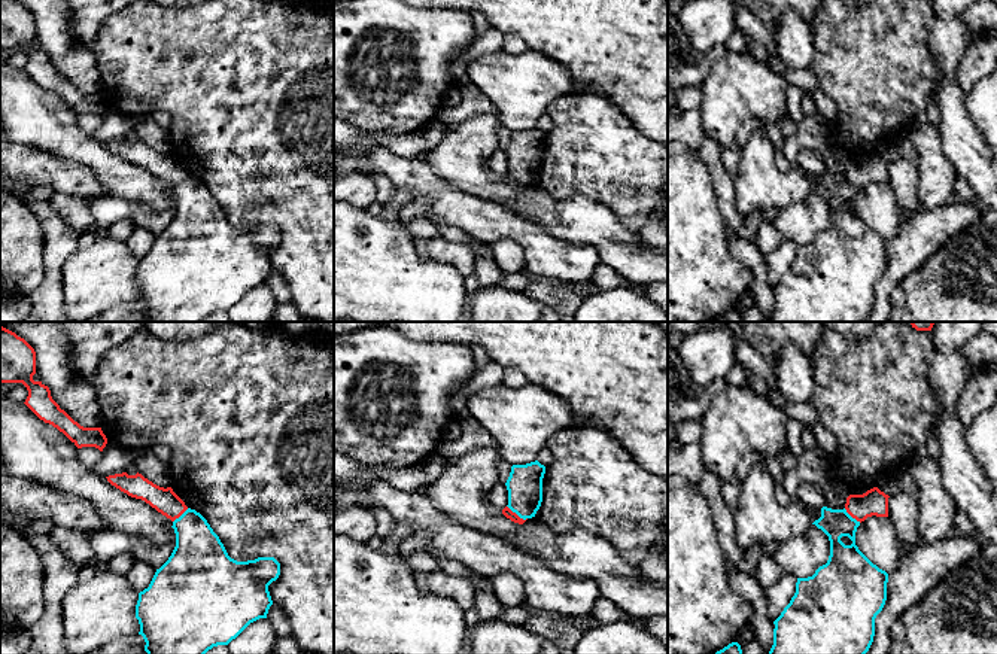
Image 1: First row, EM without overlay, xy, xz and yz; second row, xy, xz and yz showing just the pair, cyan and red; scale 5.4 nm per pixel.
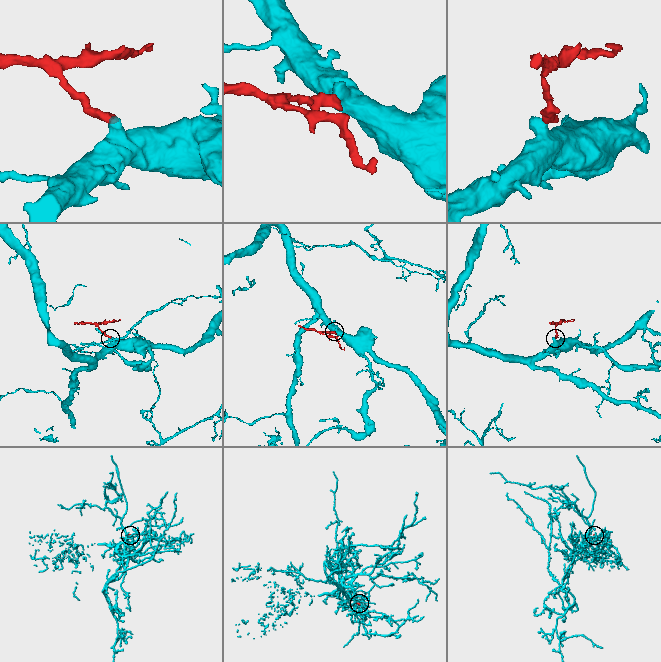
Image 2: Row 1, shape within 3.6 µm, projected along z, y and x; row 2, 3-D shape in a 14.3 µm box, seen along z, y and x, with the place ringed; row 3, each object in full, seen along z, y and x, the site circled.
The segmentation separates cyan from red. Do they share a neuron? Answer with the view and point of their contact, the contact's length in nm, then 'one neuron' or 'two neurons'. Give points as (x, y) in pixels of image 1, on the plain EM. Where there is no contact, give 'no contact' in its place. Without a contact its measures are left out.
meets cyan in xz at (517, 181); contact 130 nm long; two neurons

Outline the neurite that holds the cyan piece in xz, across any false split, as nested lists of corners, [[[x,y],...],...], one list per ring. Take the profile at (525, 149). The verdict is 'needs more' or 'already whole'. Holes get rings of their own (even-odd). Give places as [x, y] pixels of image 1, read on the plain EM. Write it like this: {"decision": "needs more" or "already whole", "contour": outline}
{"decision": "already whole", "contour": [[[538,127],[526,131],[513,131],[505,149],[508,174],[520,185],[532,185],[542,168],[542,145],[545,133]]]}

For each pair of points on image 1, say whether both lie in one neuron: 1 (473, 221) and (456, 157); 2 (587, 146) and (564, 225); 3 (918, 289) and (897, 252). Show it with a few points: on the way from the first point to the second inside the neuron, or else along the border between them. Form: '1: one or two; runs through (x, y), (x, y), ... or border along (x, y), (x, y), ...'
1: two; border along (435, 175), (456, 189), (498, 204)
2: two; border along (538, 188), (559, 200), (592, 197), (607, 206)
3: two; border along (936, 252), (893, 288), (890, 304)

